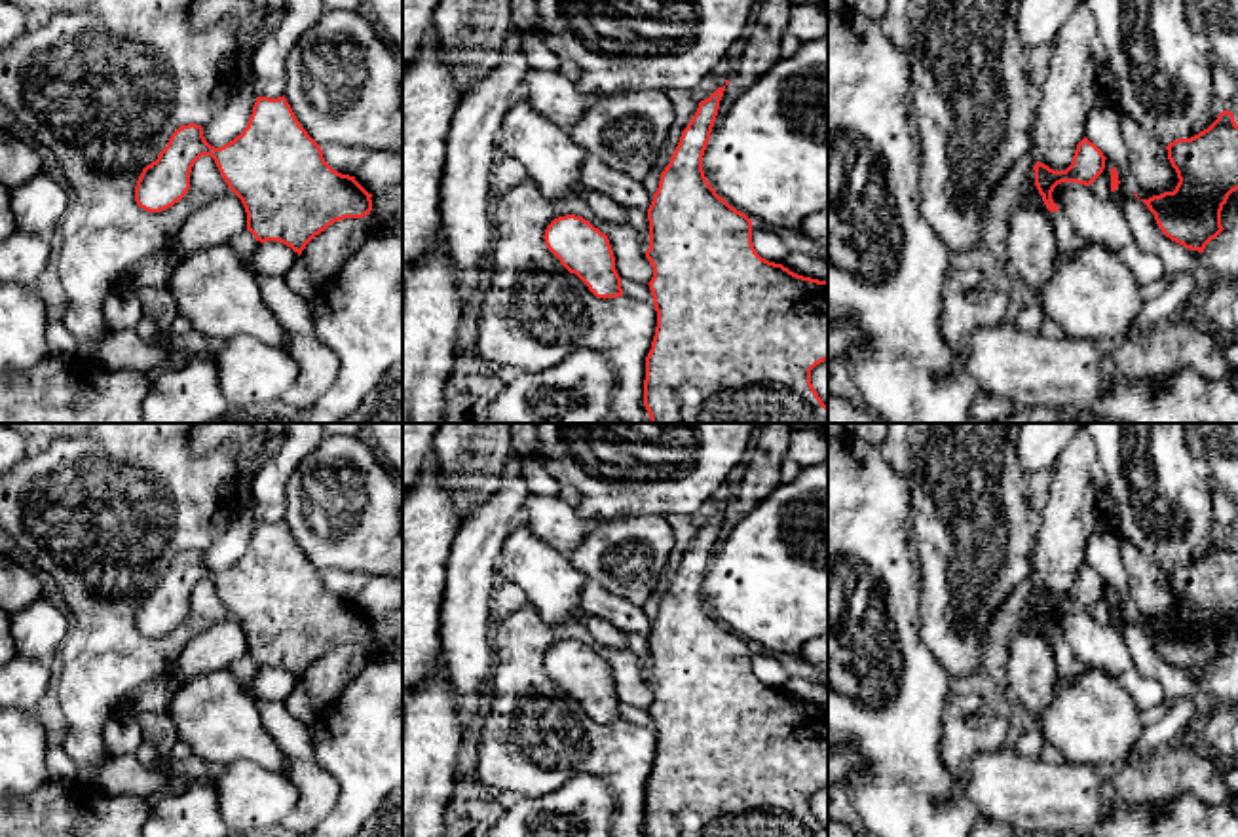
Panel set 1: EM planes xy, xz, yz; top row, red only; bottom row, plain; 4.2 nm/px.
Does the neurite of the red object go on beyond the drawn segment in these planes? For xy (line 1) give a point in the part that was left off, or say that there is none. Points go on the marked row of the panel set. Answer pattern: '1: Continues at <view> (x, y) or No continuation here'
1: No continuation here

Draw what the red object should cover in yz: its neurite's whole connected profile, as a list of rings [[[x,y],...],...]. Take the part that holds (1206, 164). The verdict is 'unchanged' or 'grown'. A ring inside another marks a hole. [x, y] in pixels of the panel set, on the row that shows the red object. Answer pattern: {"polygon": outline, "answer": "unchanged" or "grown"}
{"polygon": [[[1223,110],[1217,120],[1191,139],[1166,146],[1177,173],[1173,192],[1141,199],[1162,233],[1185,249],[1204,252],[1225,228],[1221,211],[1238,190],[1238,125],[1234,114]]], "answer": "unchanged"}

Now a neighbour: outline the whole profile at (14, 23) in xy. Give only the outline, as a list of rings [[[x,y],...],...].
[[[0,2],[0,53],[19,40],[32,25],[32,17],[17,6]]]

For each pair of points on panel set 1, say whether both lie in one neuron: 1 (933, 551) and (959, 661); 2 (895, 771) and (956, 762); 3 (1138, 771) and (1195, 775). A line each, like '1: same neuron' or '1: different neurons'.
1: same neuron
2: different neurons
3: same neuron

